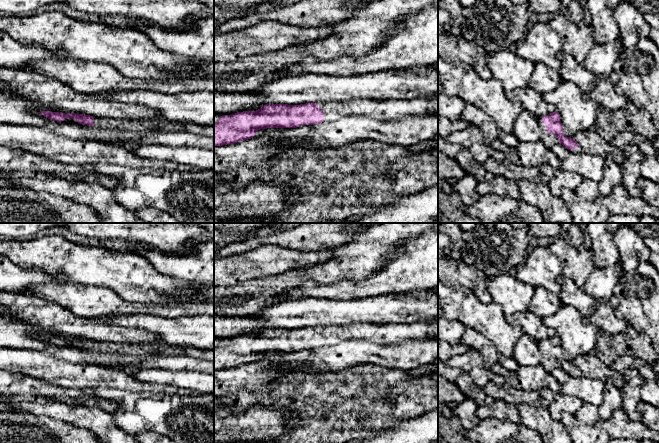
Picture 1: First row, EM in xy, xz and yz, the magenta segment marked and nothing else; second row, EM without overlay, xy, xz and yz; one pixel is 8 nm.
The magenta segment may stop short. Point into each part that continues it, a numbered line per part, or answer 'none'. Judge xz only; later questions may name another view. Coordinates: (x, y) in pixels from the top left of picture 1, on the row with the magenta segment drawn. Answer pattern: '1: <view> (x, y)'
1: xz (392, 110)

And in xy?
1: xy (144, 126)

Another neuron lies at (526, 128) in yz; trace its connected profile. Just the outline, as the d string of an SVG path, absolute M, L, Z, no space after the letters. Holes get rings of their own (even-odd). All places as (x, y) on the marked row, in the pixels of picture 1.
M523 109L515 120L512 133L519 142L537 142L541 139L543 130L539 125L538 118Z

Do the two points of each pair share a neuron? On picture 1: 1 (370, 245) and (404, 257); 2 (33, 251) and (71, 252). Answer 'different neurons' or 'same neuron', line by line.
1: different neurons
2: same neuron

